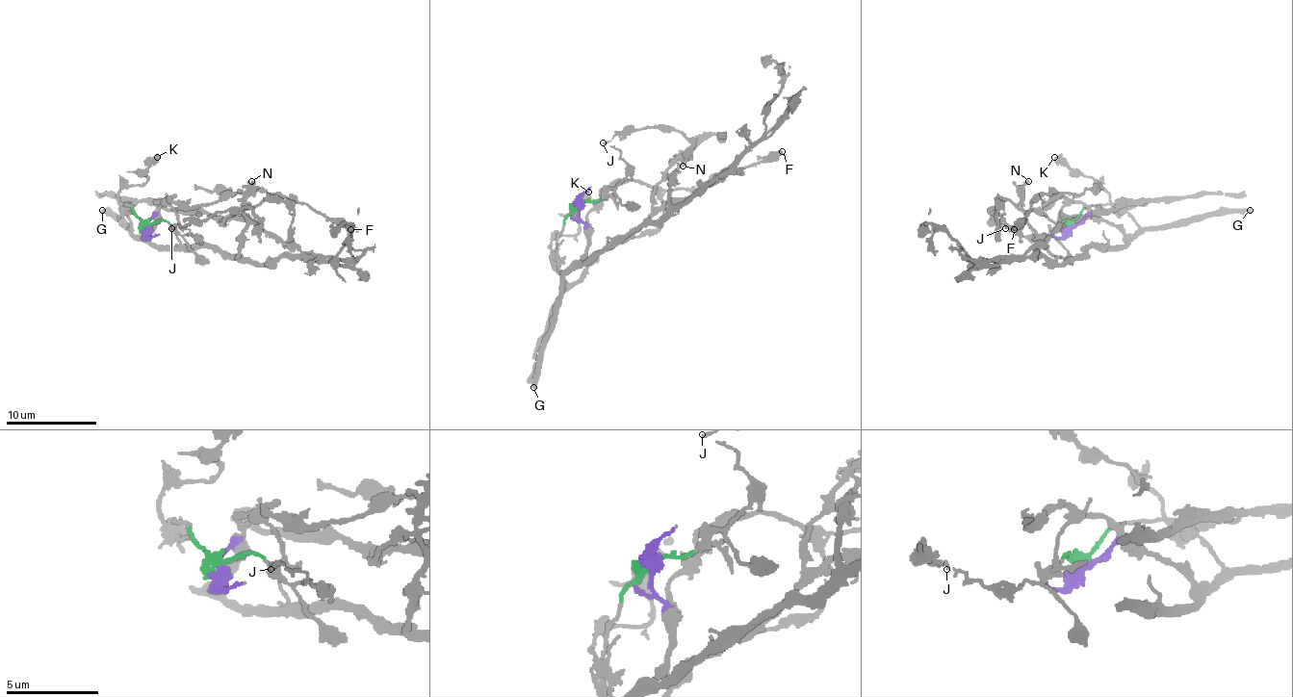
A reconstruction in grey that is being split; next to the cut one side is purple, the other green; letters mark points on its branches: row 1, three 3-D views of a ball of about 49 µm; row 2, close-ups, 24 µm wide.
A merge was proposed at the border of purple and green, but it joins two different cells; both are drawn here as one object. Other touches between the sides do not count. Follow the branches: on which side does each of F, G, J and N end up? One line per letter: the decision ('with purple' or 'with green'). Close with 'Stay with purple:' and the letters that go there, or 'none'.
F: with purple
G: with purple
J: with purple
N: with purple
Stay with purple: F, G, J, N

